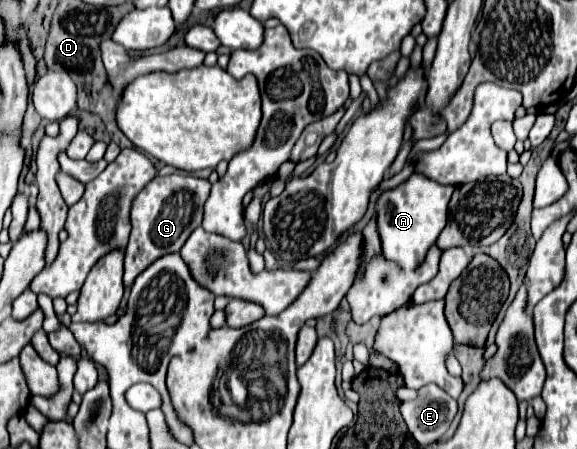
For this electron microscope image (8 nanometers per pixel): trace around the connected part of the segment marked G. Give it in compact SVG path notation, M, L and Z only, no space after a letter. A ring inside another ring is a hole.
M170 174L170 176L156 176L152 182L140 190L132 200L130 210L130 242L124 250L124 288L130 288L138 274L142 274L156 258L172 252L180 252L182 244L188 240L192 230L202 222L202 208L206 198L210 196L210 182Z

